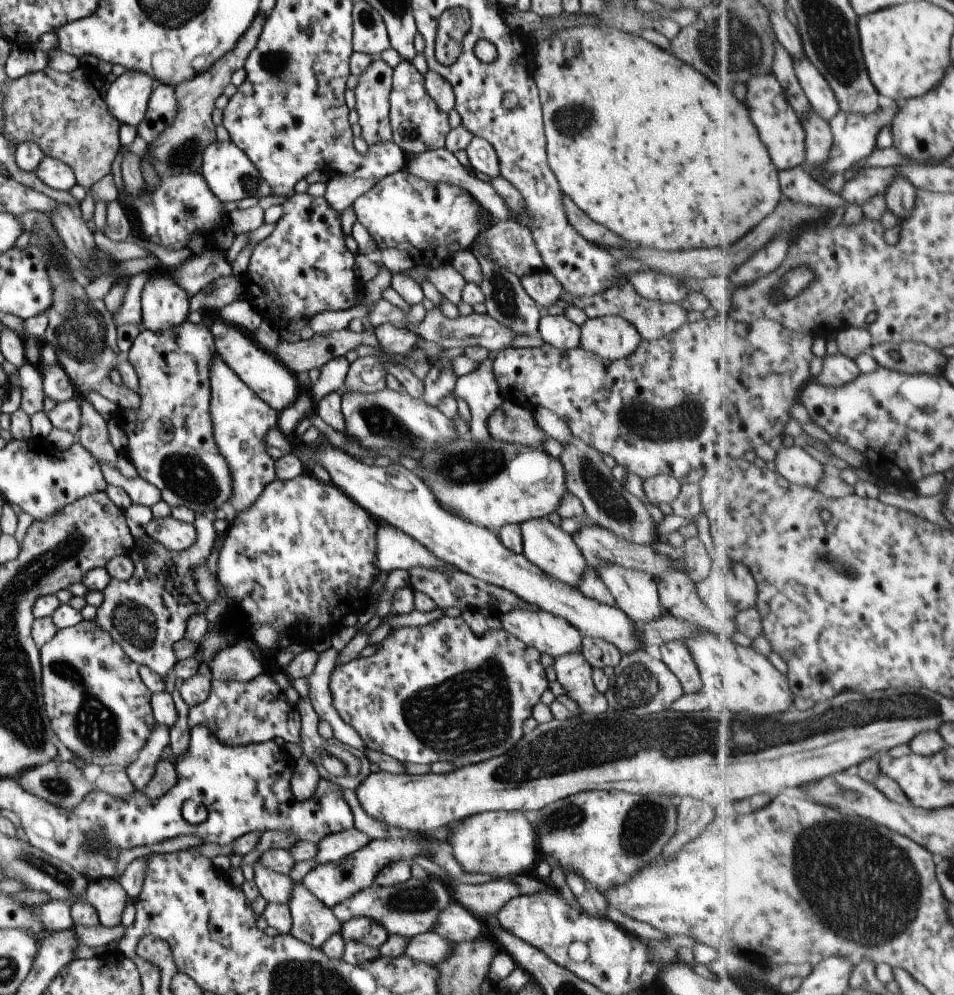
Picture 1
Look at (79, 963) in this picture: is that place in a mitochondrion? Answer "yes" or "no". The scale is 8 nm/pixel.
no

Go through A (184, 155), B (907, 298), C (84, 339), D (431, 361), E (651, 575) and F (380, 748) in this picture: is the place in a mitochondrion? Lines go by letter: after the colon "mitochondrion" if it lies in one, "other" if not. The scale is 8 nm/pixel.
A: mitochondrion
B: other
C: mitochondrion
D: other
E: other
F: other

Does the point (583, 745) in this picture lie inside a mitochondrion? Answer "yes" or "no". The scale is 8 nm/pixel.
yes

